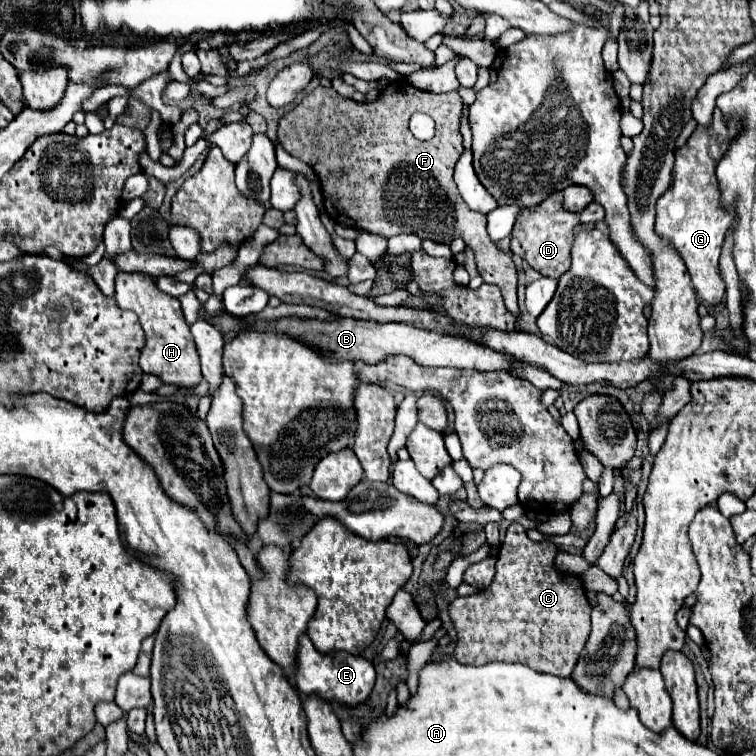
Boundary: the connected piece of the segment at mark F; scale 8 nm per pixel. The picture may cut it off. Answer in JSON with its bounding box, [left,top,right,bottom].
[277,81,519,317]

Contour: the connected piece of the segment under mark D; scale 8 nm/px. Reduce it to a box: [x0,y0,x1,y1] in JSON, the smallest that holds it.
[511,191,579,277]

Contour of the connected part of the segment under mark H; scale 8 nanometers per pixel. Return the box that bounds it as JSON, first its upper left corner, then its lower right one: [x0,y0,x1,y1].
[115,273,201,389]

